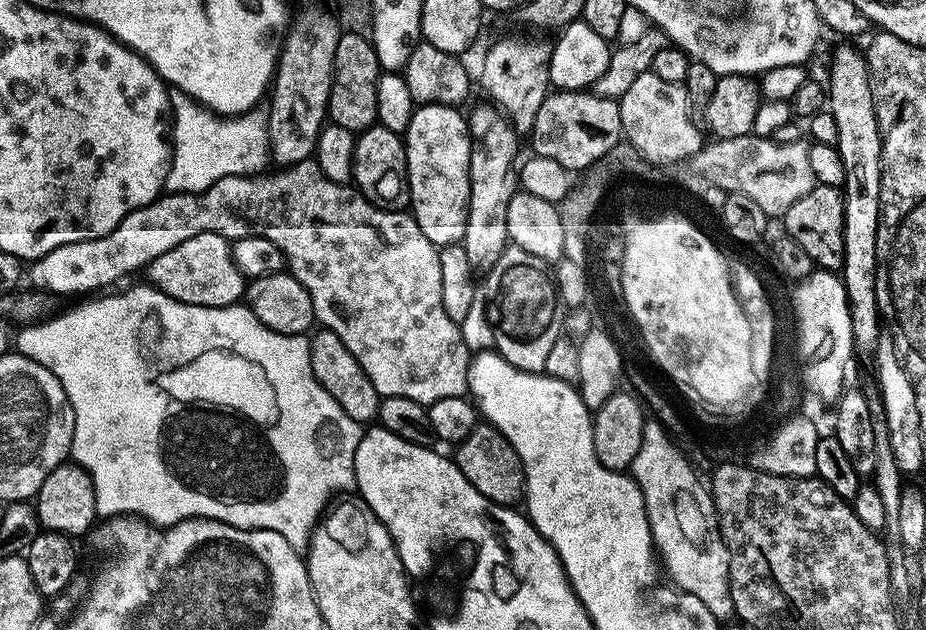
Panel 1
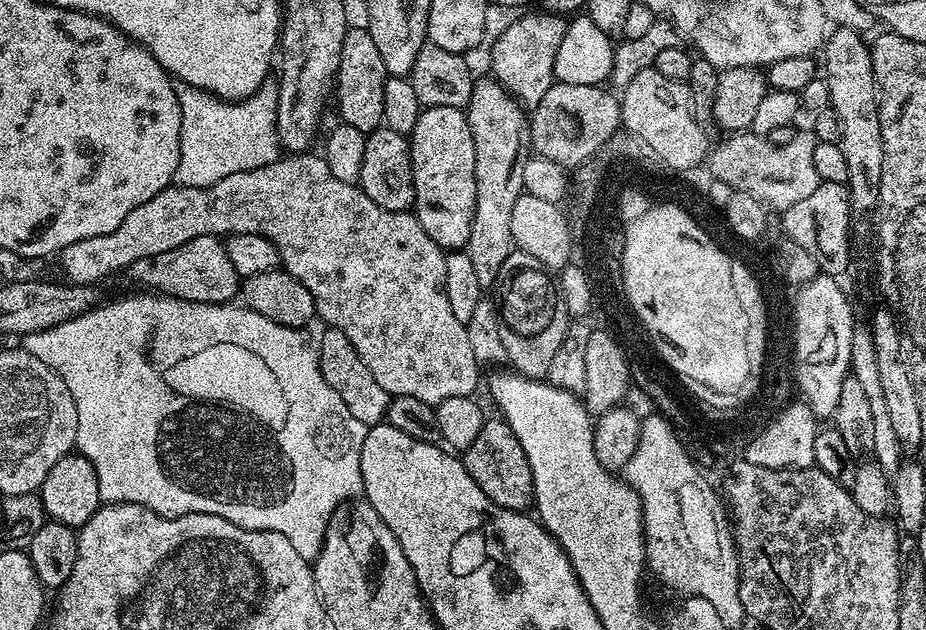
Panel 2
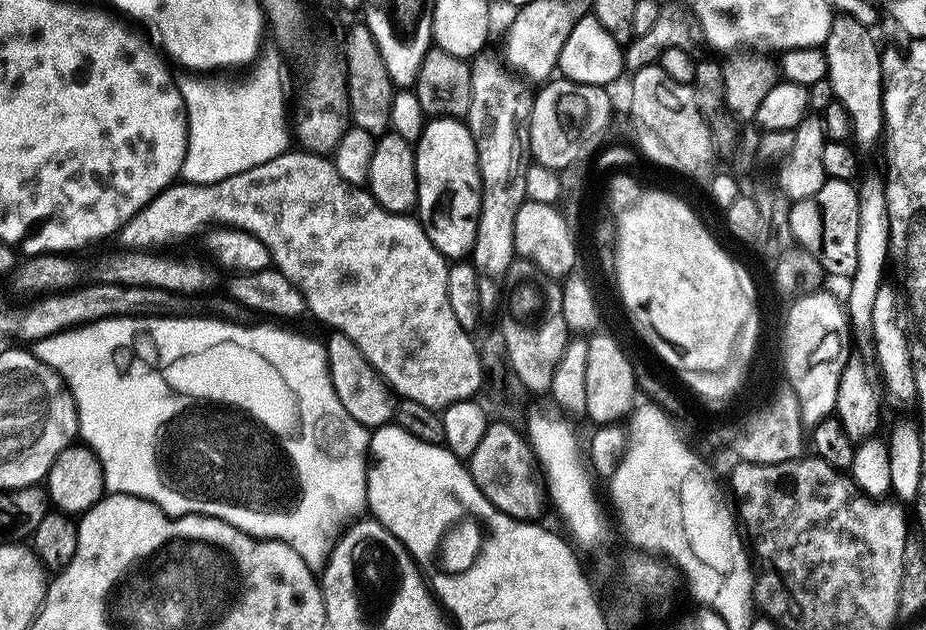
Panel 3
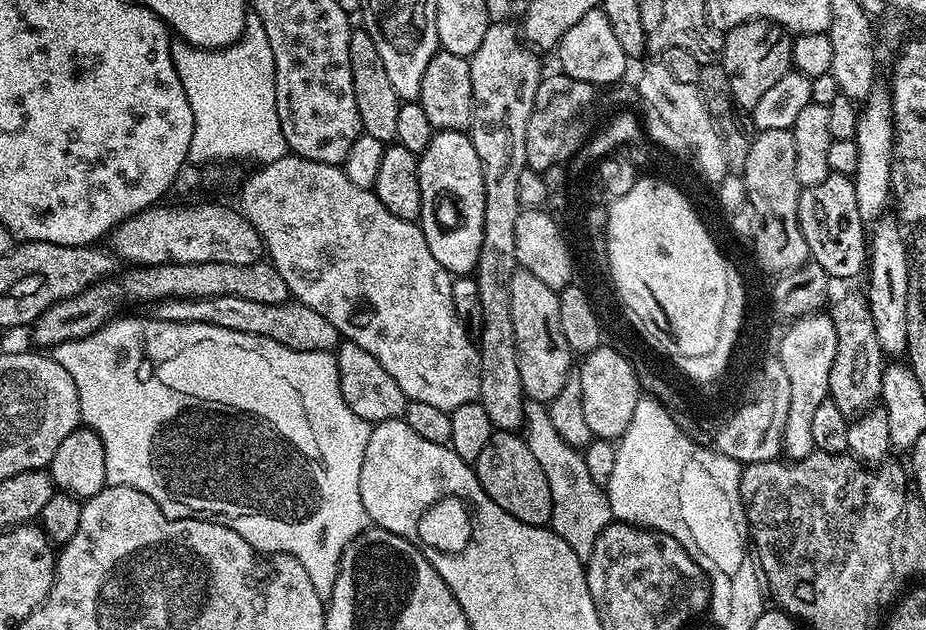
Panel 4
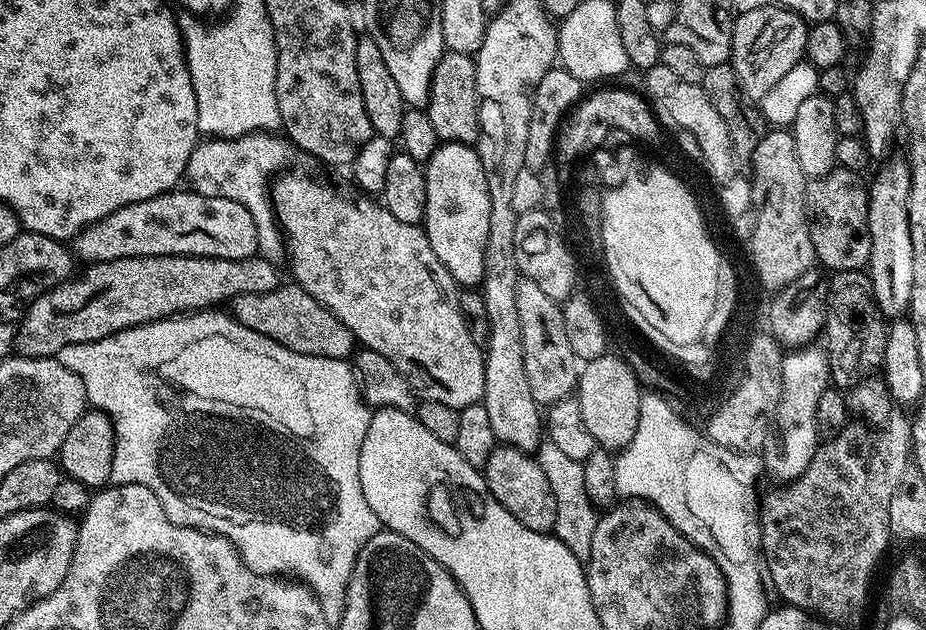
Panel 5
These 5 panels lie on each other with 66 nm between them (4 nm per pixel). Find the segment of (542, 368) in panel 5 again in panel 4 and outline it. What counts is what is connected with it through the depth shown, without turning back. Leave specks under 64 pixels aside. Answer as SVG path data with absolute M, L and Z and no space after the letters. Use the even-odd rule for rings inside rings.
M517 267L514 278L510 278L510 318L514 318L514 342L518 350L518 370L522 374L522 386L527 399L537 400L545 406L551 404L553 398L562 391L562 386L570 378L574 368L574 353L572 347L566 342L566 334L562 334L562 322L558 319L558 306L560 293L555 288L546 286L546 282L530 274L530 270Z

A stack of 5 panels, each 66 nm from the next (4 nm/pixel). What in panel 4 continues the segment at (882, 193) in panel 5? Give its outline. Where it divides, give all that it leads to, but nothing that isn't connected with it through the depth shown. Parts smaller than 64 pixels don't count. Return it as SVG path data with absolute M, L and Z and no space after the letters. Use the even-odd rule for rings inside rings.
M891 215L880 216L874 229L870 234L870 263L866 268L868 305L874 318L874 330L878 334L880 349L889 357L900 358L908 351L908 245L904 243L904 234Z

